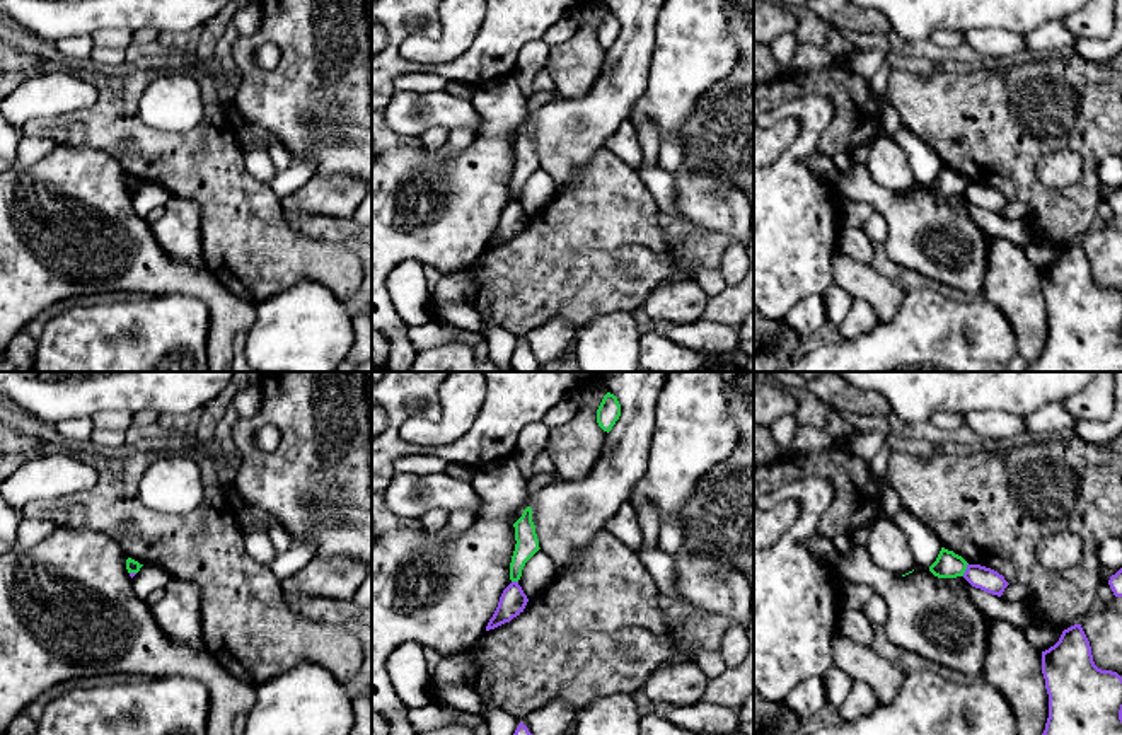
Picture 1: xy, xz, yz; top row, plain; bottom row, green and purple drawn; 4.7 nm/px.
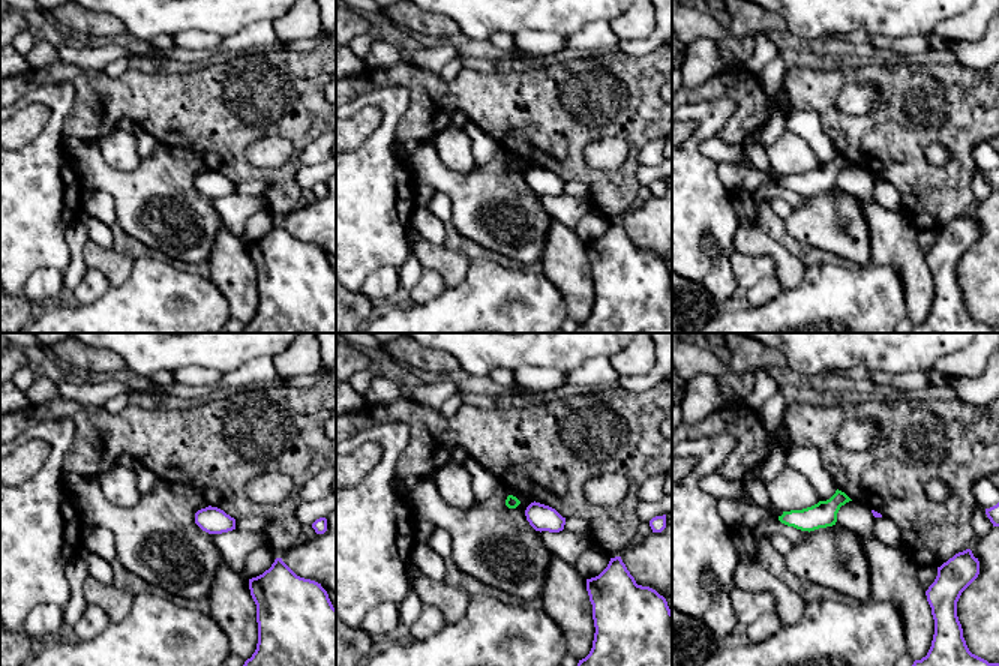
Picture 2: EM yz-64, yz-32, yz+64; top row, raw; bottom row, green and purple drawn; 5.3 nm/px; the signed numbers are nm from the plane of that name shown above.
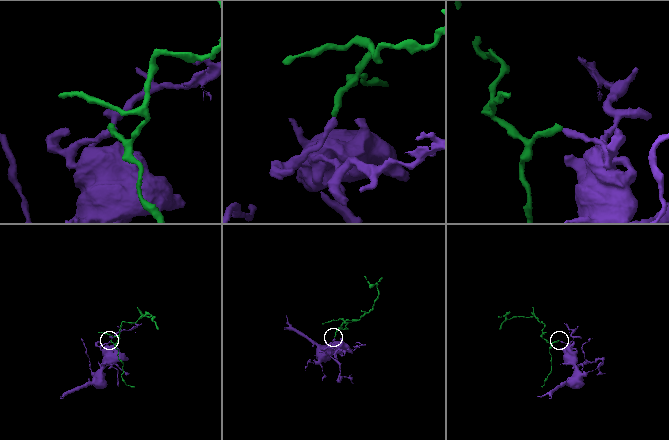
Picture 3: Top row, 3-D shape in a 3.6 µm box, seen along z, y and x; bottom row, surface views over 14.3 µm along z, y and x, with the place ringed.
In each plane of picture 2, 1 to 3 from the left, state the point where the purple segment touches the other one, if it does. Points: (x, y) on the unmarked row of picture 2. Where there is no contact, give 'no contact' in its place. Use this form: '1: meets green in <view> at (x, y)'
1: no contact
2: no contact
3: no contact

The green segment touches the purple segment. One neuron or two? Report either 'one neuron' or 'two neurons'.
two neurons

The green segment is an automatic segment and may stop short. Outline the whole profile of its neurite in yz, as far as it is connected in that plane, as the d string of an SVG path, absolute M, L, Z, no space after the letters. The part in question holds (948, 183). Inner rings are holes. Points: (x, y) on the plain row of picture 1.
M941 165L936 179L929 184L929 189L938 196L957 196L963 194L967 182L969 181L962 174Z

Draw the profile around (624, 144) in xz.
M629 119L622 121L621 126L607 138L605 148L636 171L643 164L643 150L638 140L638 131Z

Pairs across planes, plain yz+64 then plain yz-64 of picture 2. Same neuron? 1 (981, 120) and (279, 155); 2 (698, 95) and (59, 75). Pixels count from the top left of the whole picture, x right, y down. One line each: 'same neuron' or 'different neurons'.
1: different neurons
2: same neuron

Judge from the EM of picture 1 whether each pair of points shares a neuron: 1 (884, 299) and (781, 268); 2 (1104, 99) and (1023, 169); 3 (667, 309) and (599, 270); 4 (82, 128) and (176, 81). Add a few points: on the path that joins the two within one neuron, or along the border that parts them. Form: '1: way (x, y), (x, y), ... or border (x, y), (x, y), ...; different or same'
1: border (836, 249), (832, 282); different
2: way (1080, 118), (1058, 120), (1052, 135), (1042, 145); same
3: border (657, 285), (638, 309); different
4: border (154, 77), (142, 92), (138, 115), (164, 132); different

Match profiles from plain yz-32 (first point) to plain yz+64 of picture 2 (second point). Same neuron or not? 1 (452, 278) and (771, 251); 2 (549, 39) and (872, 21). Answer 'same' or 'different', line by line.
1: same
2: different

